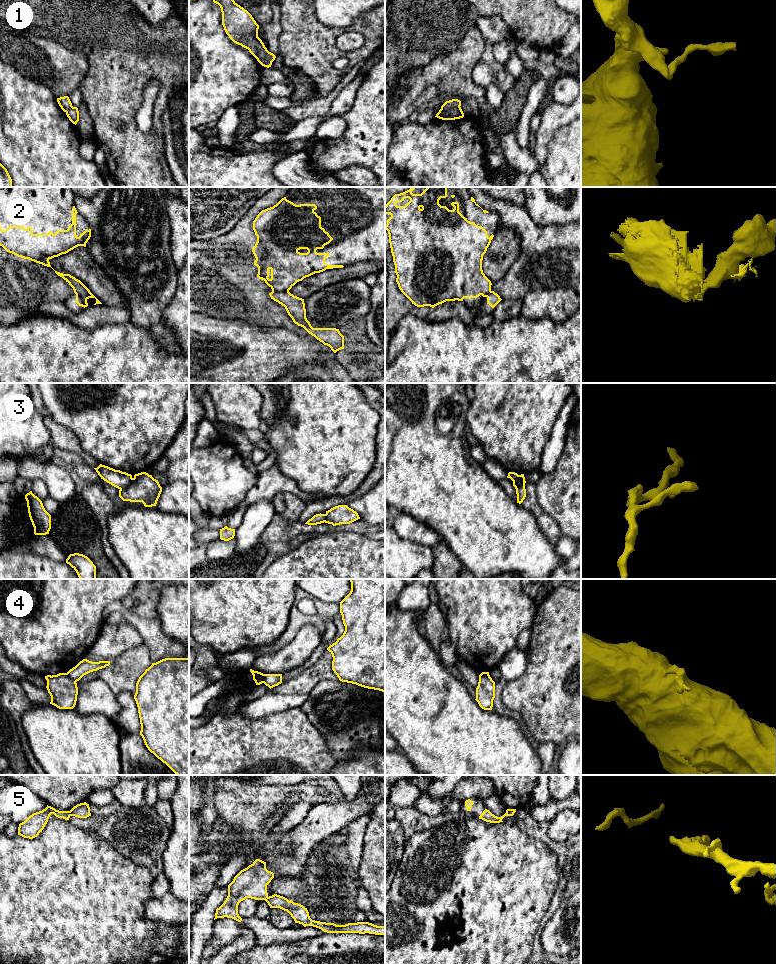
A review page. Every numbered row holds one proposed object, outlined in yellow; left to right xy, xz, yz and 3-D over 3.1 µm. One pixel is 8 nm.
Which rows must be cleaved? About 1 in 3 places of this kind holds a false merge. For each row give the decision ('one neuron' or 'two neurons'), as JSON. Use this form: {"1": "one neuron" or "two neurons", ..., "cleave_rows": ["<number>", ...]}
{"1": "two neurons", "2": "two neurons", "3": "two neurons", "4": "two neurons", "5": "two neurons", "cleave_rows": ["1", "2", "3", "4", "5"]}

